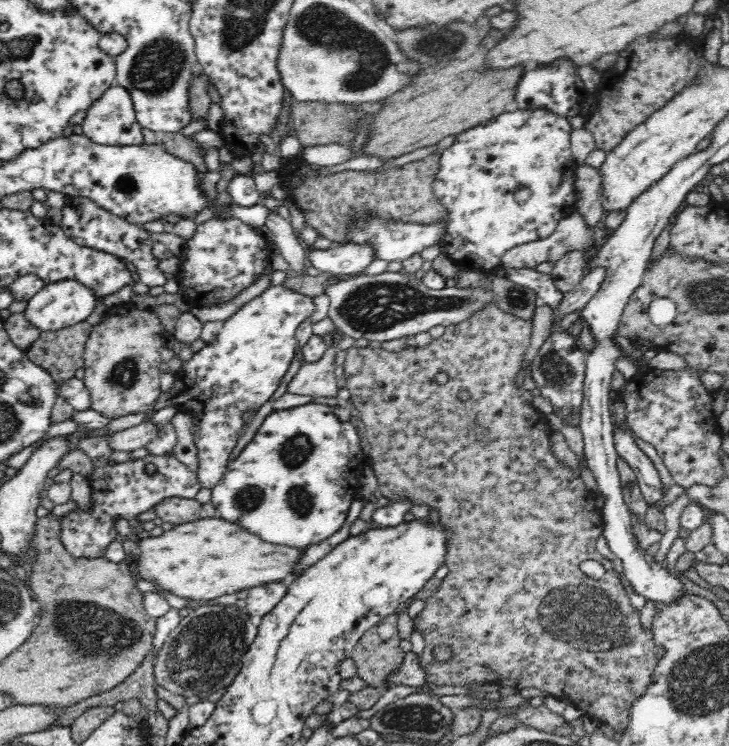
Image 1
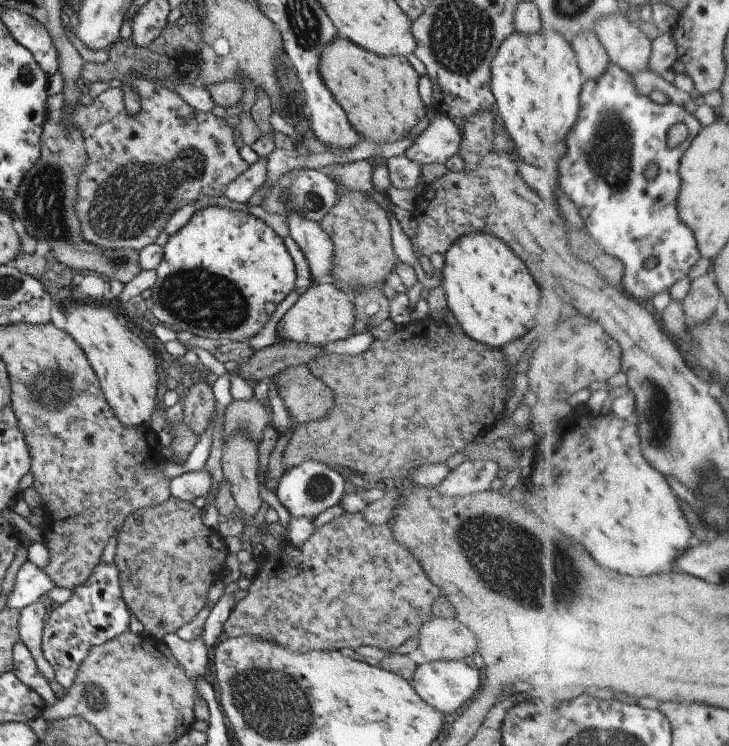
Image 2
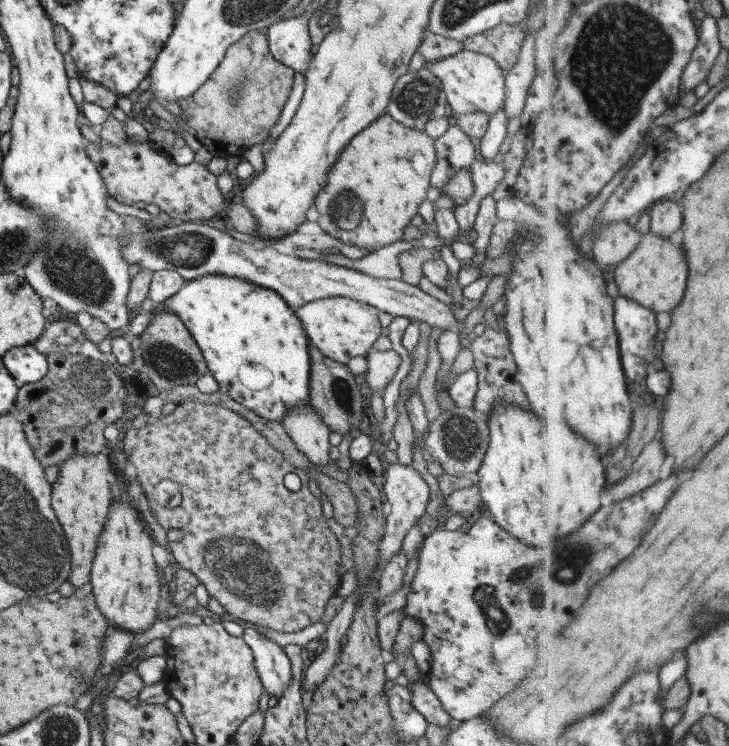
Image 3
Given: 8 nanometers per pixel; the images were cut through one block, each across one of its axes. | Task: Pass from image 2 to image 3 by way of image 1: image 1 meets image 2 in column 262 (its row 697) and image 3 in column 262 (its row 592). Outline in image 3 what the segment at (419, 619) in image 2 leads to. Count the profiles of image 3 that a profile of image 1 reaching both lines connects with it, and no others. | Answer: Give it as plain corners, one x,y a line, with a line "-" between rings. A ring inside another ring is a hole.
185,401
175,405
170,414
151,420
151,423
141,428
131,427
126,430
122,443
119,444
119,448
123,448
123,460
129,460
133,464
135,476
139,482
139,496
134,496
134,508
138,512
151,512
151,516
155,518
155,524
159,524
163,532
167,532
169,528
178,528
179,532
183,532
183,540
179,540
179,544
173,544
171,562
179,564
179,568
185,568
187,572
190,572
191,576
198,580
198,584
202,584
206,589
208,597
214,597
226,612
235,616
235,620
245,620
249,626
265,626
277,632
299,632
306,626
319,622
327,600
337,594
341,577
339,575
341,552
337,539
325,523
320,500
313,496
307,487
309,476
305,471
297,470
285,461
281,453
267,443
267,440
240,414
214,403
201,404
-
287,472
297,473
300,478
301,487
297,492
289,491
283,485
283,476

